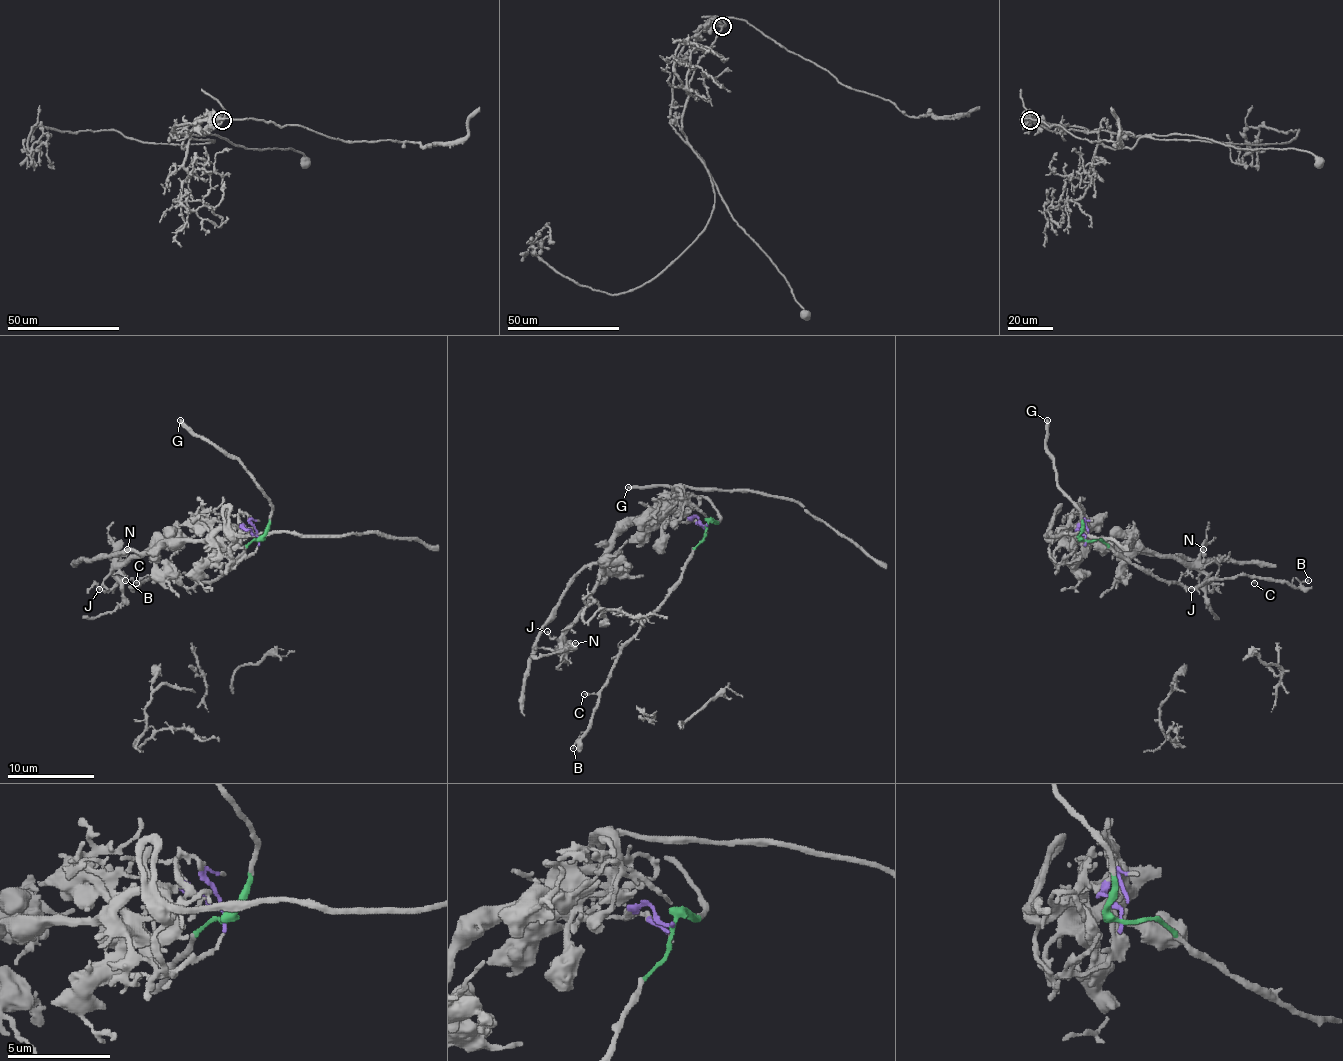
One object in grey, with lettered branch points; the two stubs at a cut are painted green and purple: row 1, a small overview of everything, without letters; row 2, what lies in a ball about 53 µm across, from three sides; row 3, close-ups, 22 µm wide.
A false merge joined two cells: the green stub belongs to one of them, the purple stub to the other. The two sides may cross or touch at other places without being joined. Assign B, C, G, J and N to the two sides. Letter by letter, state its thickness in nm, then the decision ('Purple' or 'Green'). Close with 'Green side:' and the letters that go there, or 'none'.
B: Thickness 80 nm. Green
C: Thickness 120 nm. Green
G: Thickness 300 nm. Green
J: Thickness 100 nm. Purple
N: Thickness 200 nm. Purple
Green side: B, C, G

